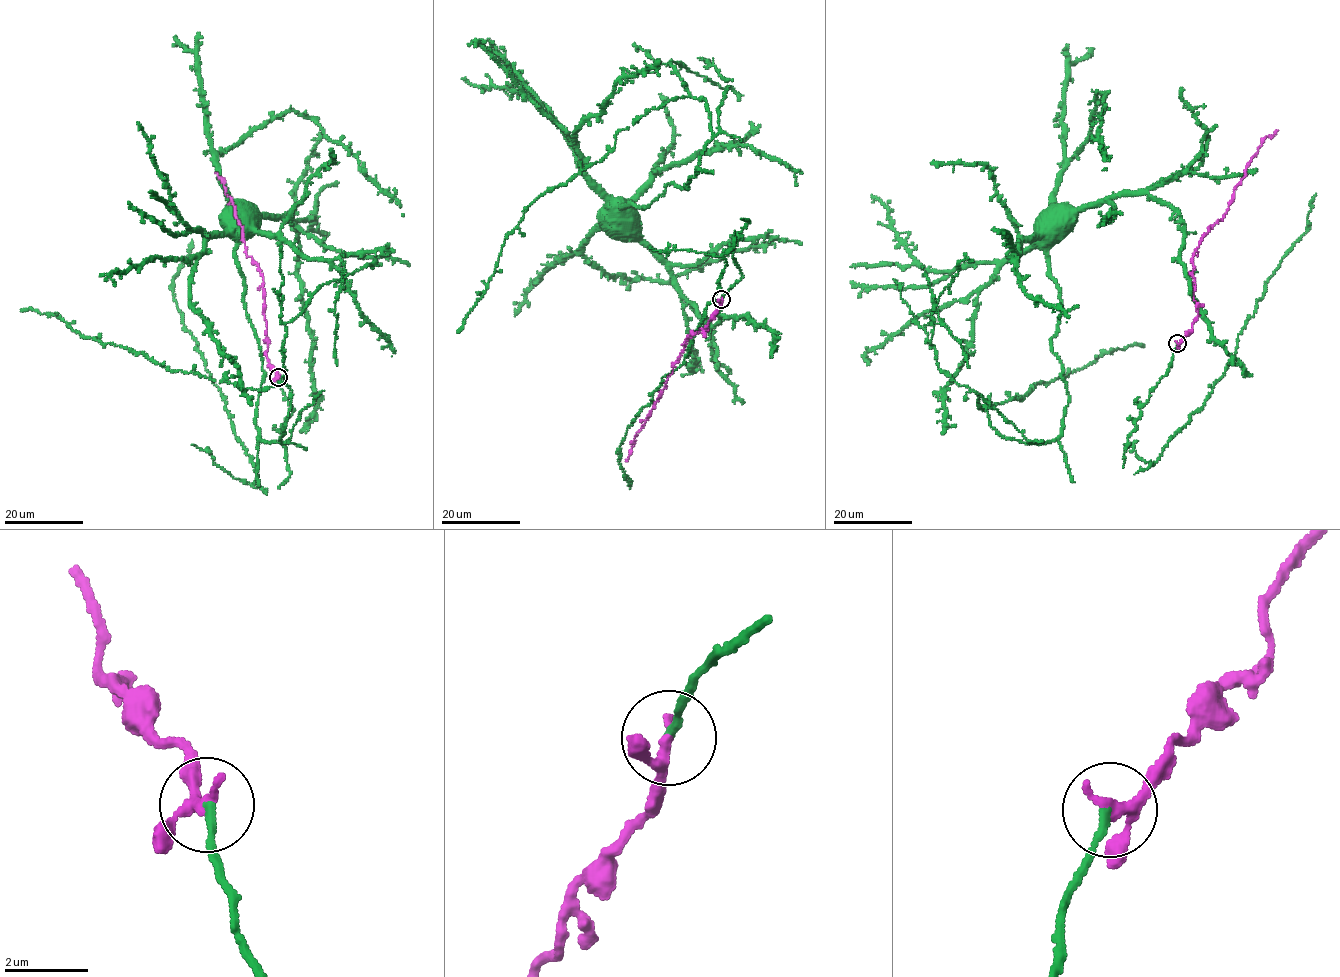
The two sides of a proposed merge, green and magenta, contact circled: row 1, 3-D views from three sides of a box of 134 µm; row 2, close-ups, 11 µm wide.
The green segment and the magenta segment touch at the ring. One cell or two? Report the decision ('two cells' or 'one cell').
one cell

